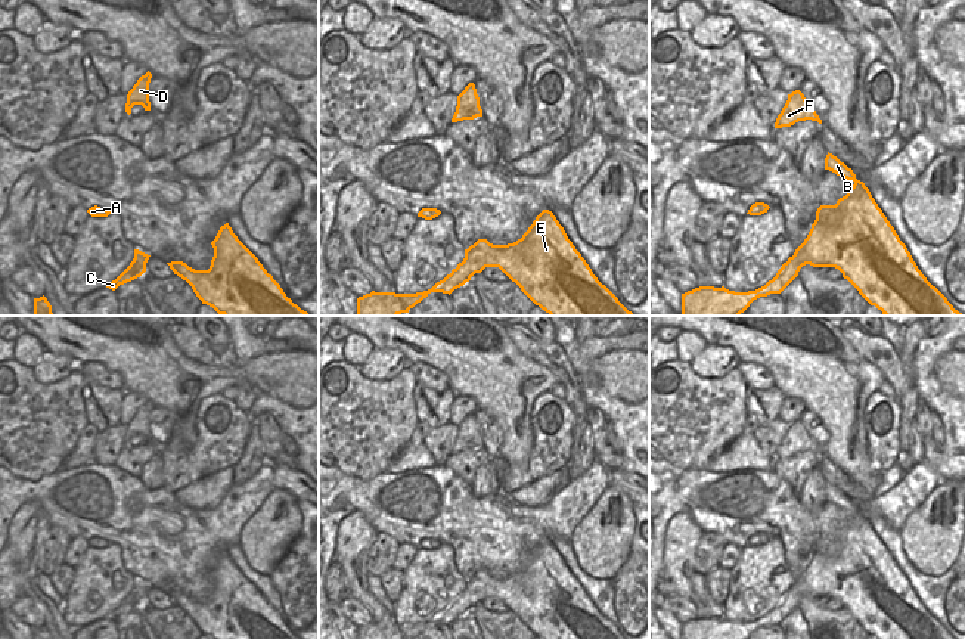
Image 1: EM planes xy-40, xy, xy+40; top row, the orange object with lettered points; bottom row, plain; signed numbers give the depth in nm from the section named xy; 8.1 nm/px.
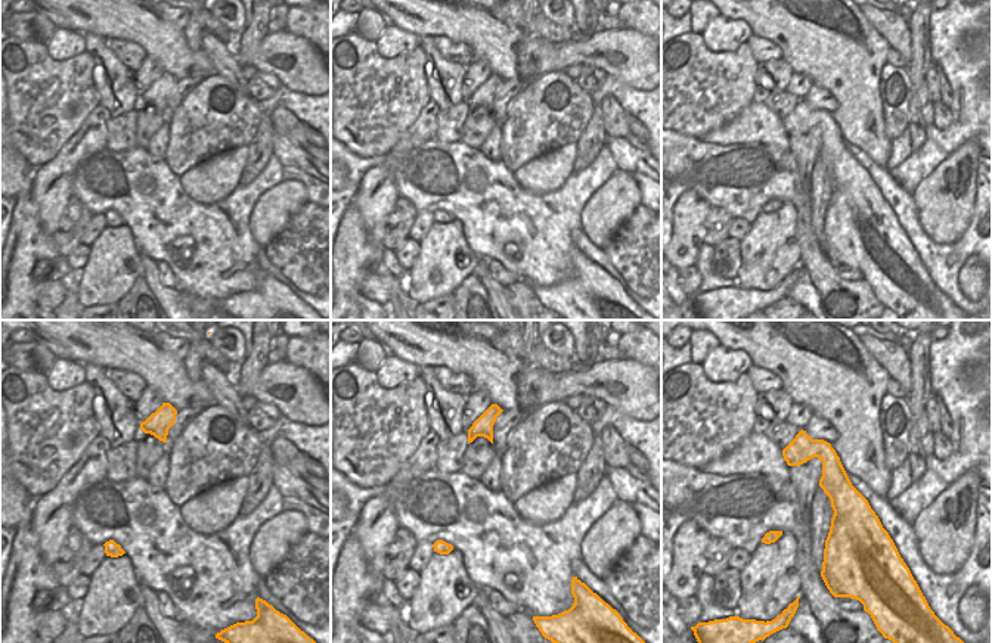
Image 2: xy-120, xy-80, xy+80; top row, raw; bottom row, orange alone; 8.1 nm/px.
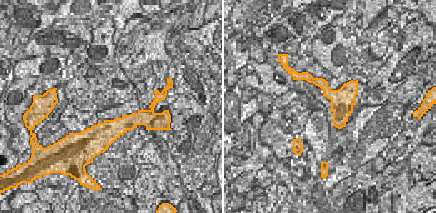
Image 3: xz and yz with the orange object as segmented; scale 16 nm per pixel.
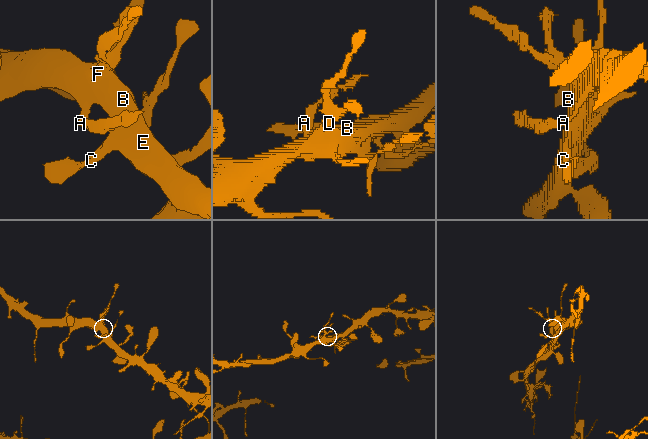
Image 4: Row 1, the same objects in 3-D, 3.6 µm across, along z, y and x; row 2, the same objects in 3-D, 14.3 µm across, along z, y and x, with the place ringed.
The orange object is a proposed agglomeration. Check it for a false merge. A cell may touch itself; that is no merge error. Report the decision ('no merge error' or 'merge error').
no merge error

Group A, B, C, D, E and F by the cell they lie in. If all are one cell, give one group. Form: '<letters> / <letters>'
A B C D E F

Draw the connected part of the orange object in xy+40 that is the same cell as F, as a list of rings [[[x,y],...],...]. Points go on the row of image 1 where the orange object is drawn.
[[[795,90],[788,94],[788,100],[776,118],[775,128],[791,127],[795,122],[806,120],[817,121],[822,124],[822,120],[806,100],[804,94],[800,90]]]

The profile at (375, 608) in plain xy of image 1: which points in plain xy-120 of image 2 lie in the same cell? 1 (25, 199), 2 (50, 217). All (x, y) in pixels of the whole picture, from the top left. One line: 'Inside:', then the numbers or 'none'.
Inside: 2

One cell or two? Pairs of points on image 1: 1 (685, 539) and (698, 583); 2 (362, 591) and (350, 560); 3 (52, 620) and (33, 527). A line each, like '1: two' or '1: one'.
1: two
2: one
3: one

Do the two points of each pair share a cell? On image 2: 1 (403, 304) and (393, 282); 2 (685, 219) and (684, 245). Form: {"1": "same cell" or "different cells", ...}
{"1": "same cell", "2": "same cell"}

